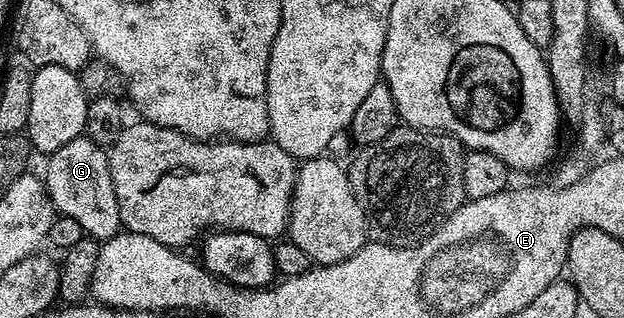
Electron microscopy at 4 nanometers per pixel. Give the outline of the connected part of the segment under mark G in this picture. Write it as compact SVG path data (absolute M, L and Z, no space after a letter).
M82 136L63 144L63 148L48 155L43 173L45 190L53 201L53 209L58 215L75 220L82 235L106 242L122 229L119 216L119 200L115 200L115 184L111 180L109 155L106 147L95 144L87 136Z

